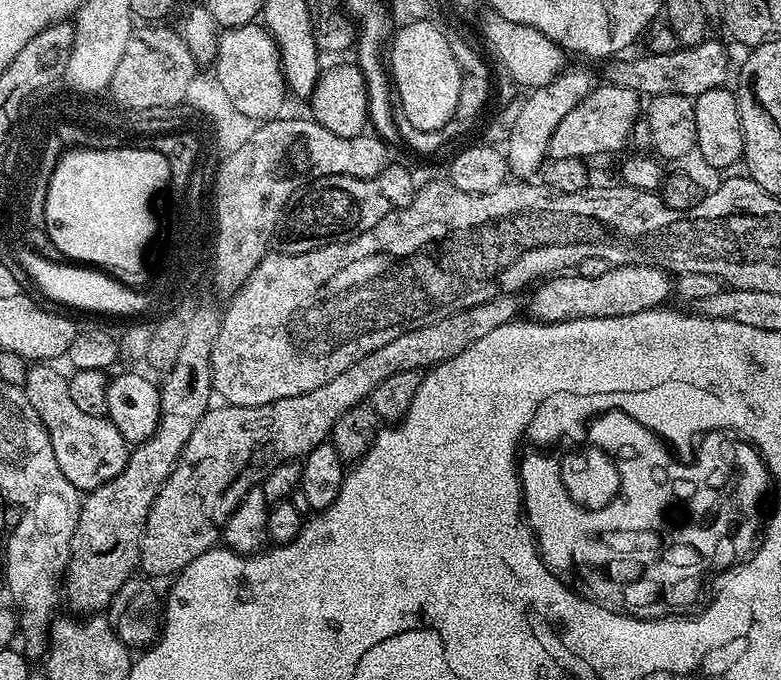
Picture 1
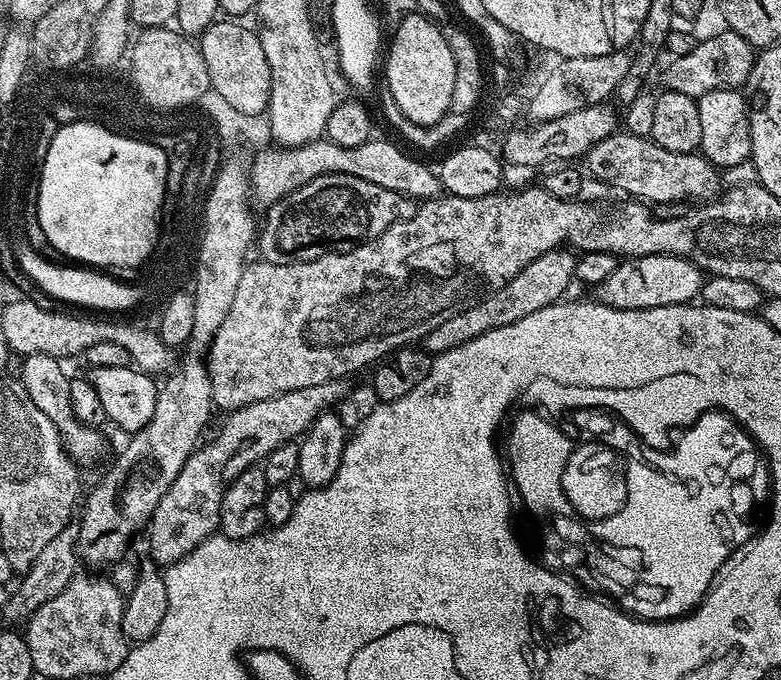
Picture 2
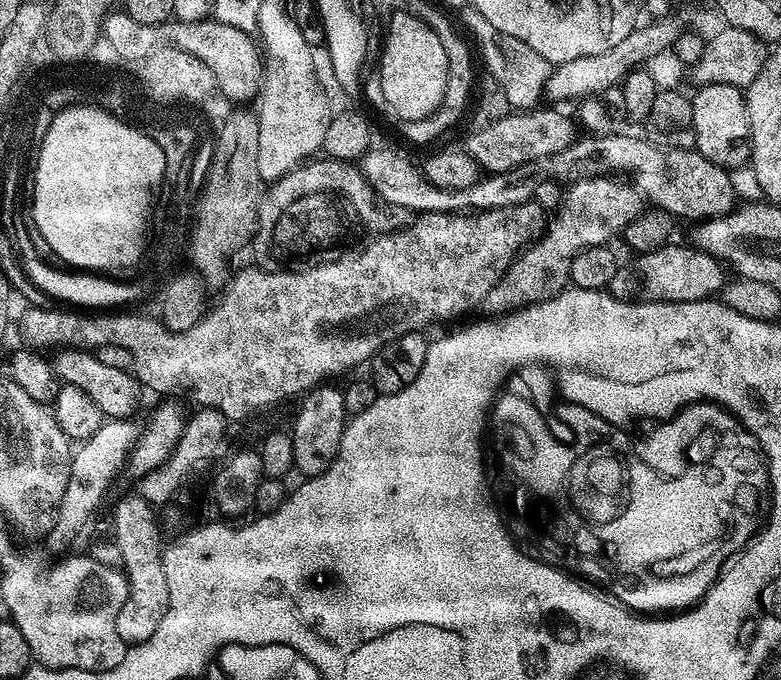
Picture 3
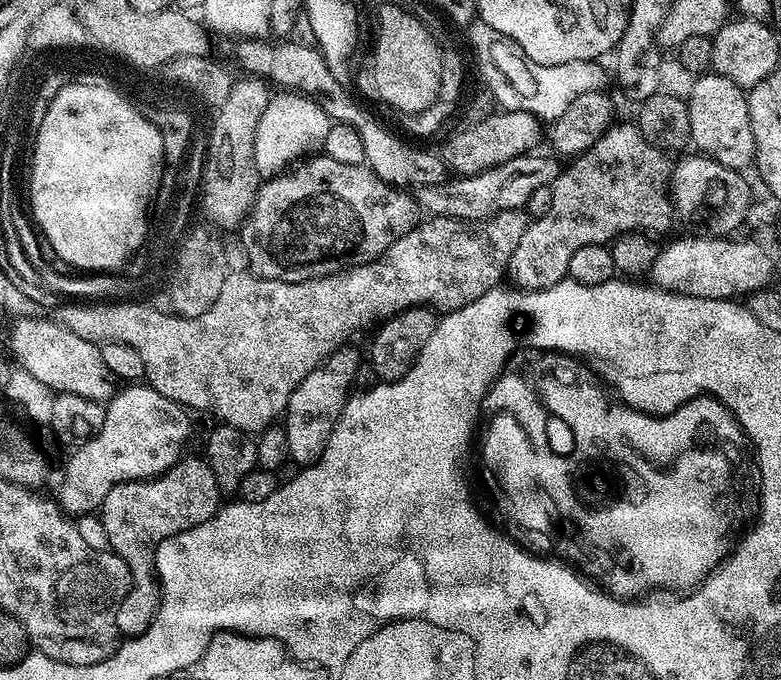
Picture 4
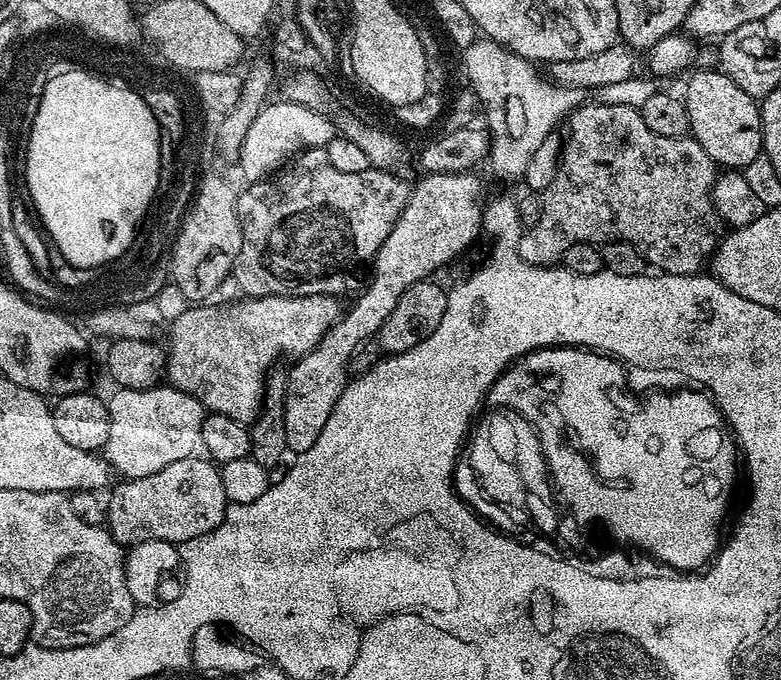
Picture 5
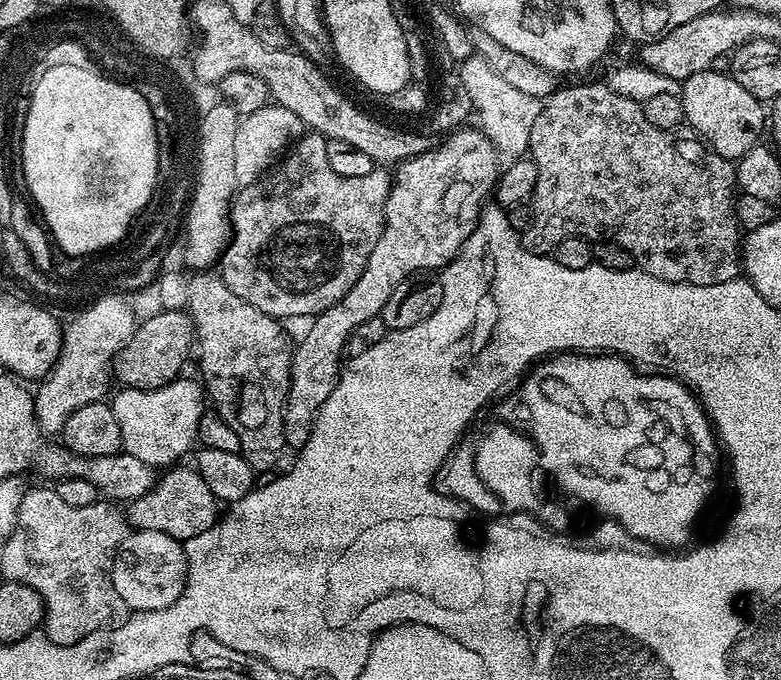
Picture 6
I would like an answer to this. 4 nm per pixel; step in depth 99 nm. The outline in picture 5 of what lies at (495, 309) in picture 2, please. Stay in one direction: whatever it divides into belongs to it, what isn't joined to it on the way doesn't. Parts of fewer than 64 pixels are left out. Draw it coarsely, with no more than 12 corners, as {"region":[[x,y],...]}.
{"region":[[639,108],[567,117],[542,218],[518,240],[635,245],[697,275],[718,247],[718,166]]}

